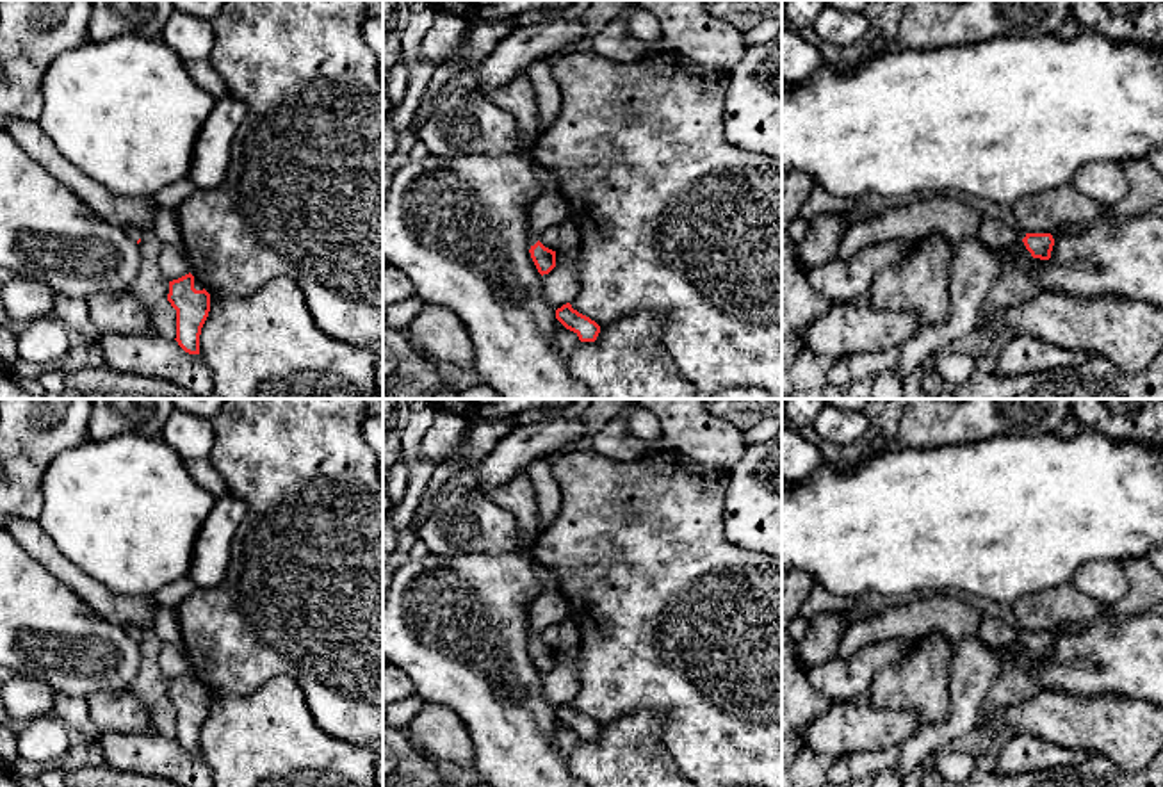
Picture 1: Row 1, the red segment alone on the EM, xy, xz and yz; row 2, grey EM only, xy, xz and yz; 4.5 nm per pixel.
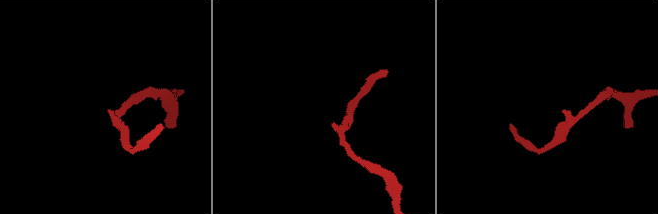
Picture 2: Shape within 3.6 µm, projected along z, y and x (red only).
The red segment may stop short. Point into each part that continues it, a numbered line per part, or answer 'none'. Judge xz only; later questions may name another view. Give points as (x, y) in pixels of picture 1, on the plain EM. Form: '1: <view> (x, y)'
1: xz (549, 608)

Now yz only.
1: yz (994, 632)

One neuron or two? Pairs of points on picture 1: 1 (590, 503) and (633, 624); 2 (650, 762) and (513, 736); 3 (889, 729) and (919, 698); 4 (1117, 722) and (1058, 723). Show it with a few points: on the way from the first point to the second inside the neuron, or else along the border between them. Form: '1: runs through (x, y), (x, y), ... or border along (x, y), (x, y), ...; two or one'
1: runs through (618, 533), (620, 563), (633, 576), (633, 593); one
2: border along (565, 761), (569, 768); two
3: border along (871, 704), (882, 709), (912, 711), (923, 725); two
4: runs through (1103, 723), (1073, 723); one

